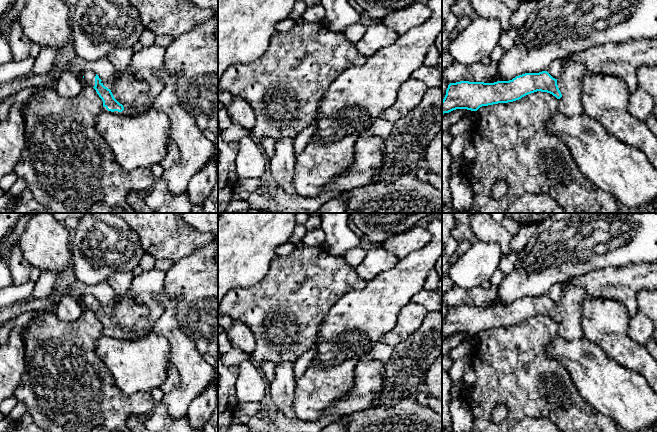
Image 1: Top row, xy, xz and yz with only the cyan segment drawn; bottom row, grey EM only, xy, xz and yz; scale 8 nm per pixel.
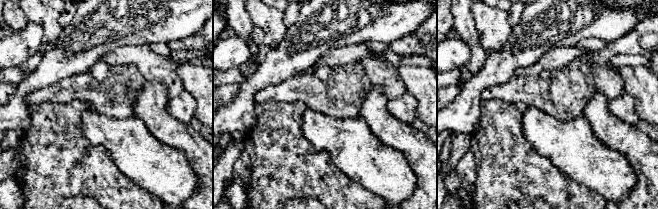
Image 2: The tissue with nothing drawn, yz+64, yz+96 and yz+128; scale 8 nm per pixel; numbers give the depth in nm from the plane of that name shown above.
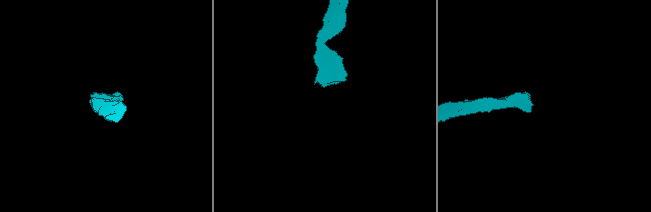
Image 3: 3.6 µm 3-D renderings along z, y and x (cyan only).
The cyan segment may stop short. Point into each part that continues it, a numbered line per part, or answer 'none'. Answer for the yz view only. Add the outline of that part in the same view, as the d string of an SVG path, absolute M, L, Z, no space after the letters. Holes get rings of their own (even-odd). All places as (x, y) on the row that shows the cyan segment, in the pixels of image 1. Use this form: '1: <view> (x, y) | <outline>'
1: yz (569, 82) | M564 61L559 78L558 88L562 94L558 111L568 117L584 113L582 106L582 77L589 73L587 68L574 61Z

